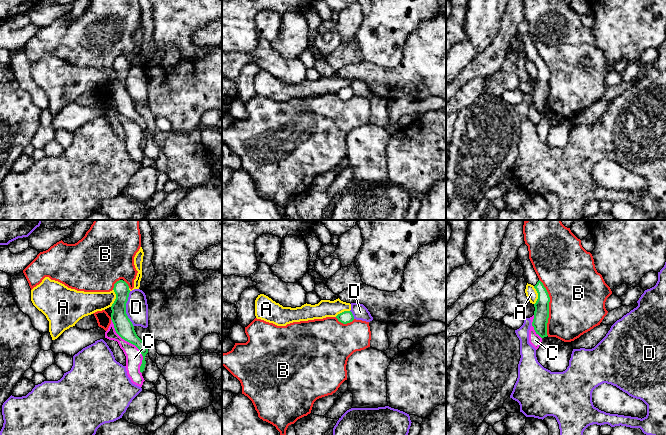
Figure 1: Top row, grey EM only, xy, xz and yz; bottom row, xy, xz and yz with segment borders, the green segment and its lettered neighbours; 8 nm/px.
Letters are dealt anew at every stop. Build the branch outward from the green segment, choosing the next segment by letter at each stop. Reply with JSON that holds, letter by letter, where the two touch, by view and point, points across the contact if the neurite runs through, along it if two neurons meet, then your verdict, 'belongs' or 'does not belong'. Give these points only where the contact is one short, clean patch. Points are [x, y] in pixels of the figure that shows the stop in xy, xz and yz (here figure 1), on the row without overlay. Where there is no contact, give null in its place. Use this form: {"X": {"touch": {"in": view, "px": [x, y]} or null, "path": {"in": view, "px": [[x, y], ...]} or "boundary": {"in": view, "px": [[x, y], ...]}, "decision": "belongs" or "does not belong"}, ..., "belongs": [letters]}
{"A": {"touch": {"in": "yz", "px": [538, 71]}, "boundary": {"in": "yz", "px": [[533, 62], [537, 69], [537, 76], [534, 80]]}, "decision": "does not belong"}, "B": {"touch": {"in": "yz", "px": [548, 83]}, "boundary": {"in": "yz", "px": [[539, 55], [549, 73], [548, 111]]}, "decision": "does not belong"}, "C": {"touch": {"in": "xy", "px": [133, 120]}, "decision": "does not belong"}, "D": {"touch": {"in": "xy", "px": [125, 85]}, "decision": "does not belong"}, "belongs": []}

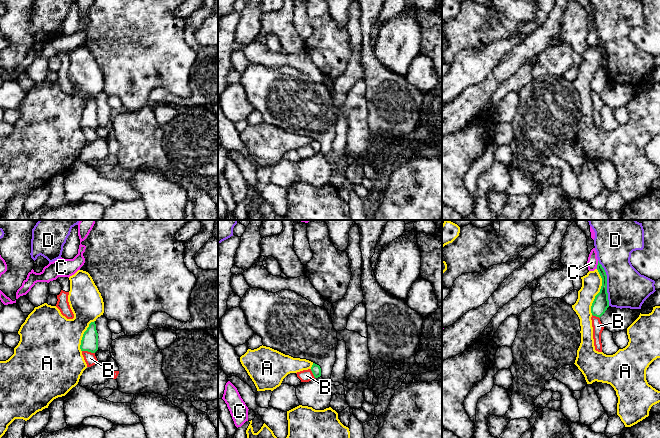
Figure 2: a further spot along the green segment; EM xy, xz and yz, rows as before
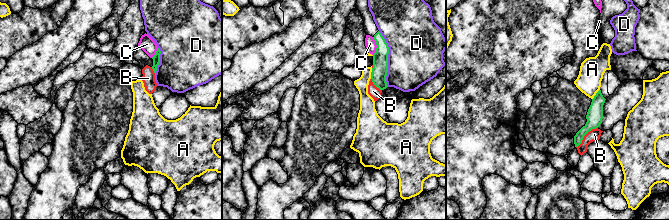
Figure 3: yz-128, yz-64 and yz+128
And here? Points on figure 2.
{"A": {"touch": {"in": "yz", "px": [599, 68]}, "decision": "does not belong"}, "B": {"touch": {"in": "xy", "px": [88, 127]}, "decision": "does not belong"}, "C": {"touch": {"in": "yz", "px": [597, 41]}, "boundary": {"in": "yz", "px": [[598, 37], [596, 44]]}, "decision": "does not belong"}, "D": {"touch": {"in": "yz", "px": [606, 59]}, "boundary": {"in": "yz", "px": [[598, 36], [606, 51], [606, 68], [609, 81]]}, "decision": "does not belong"}, "belongs": []}

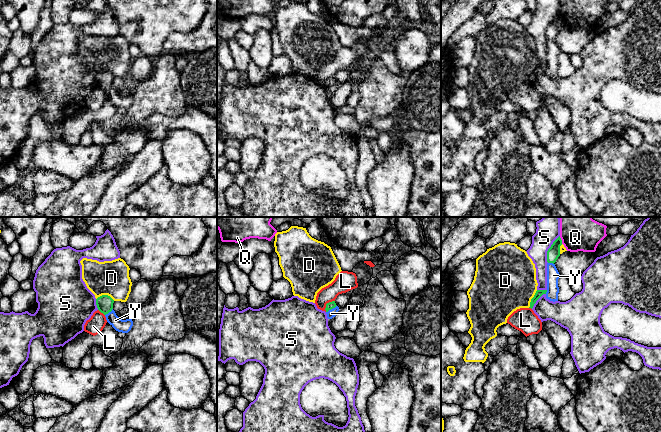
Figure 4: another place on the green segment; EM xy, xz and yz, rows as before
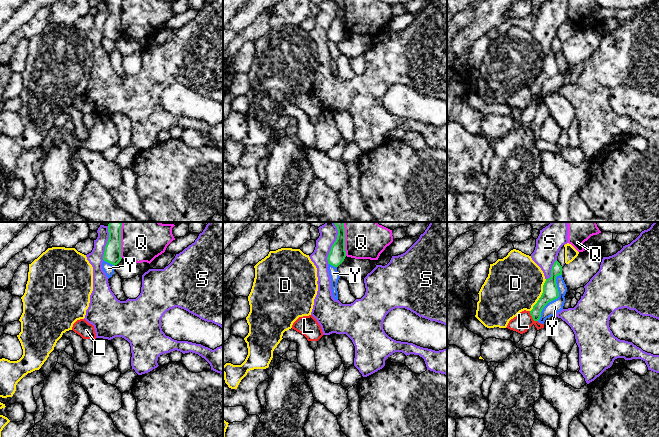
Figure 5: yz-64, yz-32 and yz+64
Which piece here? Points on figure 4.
{"D": {"touch": {"in": "xy", "px": [105, 71]}, "boundary": {"in": "xy", "px": [[96, 74], [102, 71], [109, 71], [114, 76]]}, "decision": "does not belong"}, "L": {"touch": {"in": "xz", "px": [326, 80]}, "boundary": {"in": "xz", "px": [[334, 76], [326, 80], [325, 87]]}, "decision": "does not belong"}, "Q": {"touch": {"in": "yz", "px": [561, 16]}, "boundary": {"in": "yz", "px": [[559, 12], [562, 19]]}, "decision": "does not belong"}, "S": {"touch": {"in": "yz", "px": [548, 25]}, "decision": "does not belong"}, "Y": {"touch": {"in": "xz", "px": [331, 84]}, "decision": "does not belong"}, "belongs": []}

